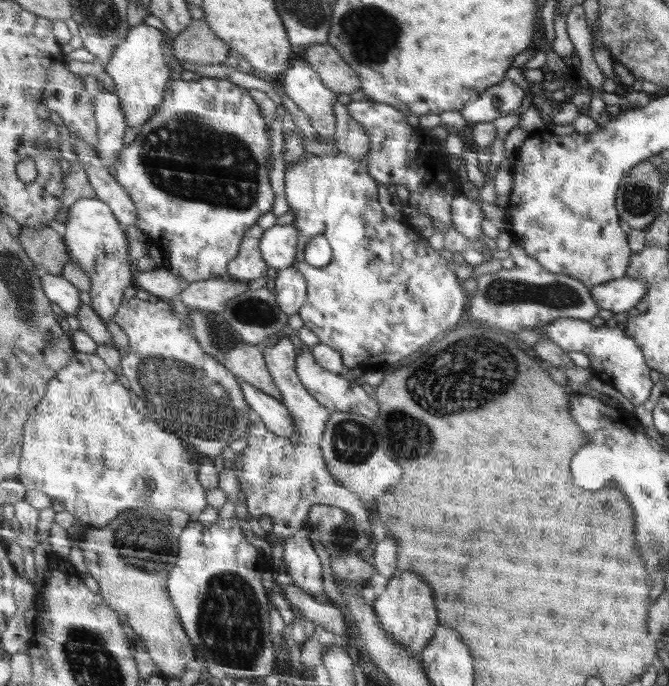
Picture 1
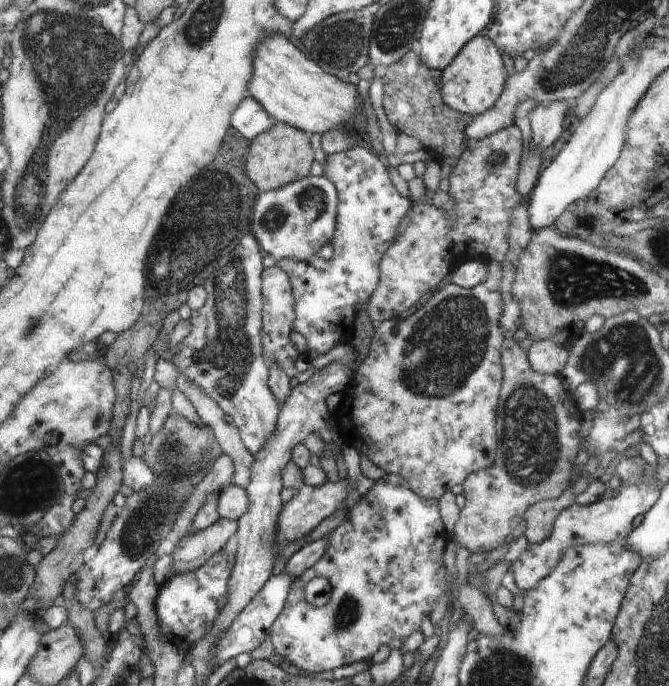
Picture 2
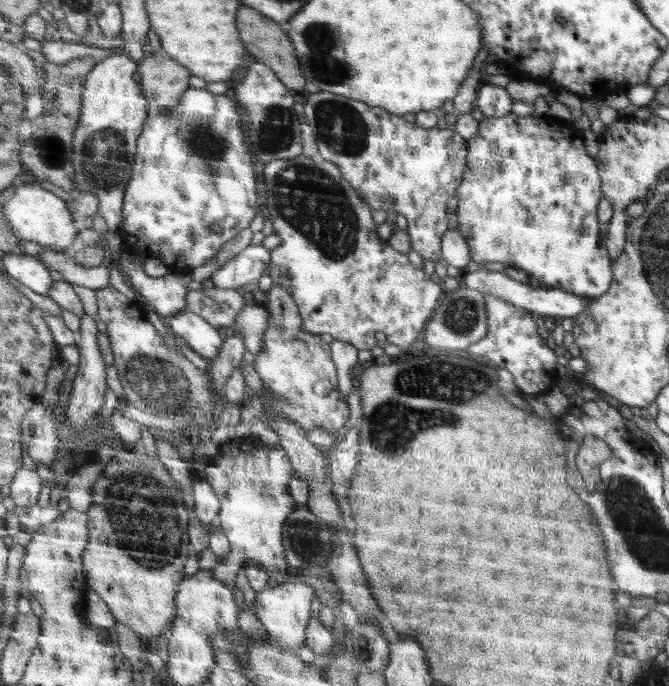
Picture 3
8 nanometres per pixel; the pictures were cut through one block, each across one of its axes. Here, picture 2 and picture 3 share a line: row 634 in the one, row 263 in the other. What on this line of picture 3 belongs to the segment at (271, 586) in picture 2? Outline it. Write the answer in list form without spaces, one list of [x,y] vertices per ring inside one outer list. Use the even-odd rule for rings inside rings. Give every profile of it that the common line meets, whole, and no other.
[[[262,244],[250,245],[215,272],[211,280],[216,287],[239,289],[258,281],[264,270],[270,266],[270,261],[271,250]]]

